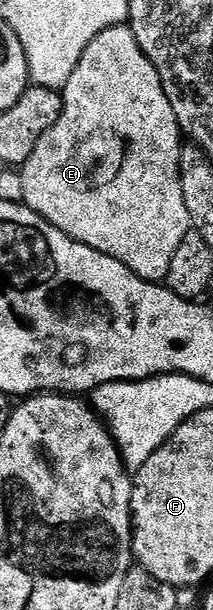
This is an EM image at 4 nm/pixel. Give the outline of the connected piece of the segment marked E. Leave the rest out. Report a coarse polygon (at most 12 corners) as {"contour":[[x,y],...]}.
{"contour":[[130,26],[93,37],[22,202],[163,283],[185,139]]}

